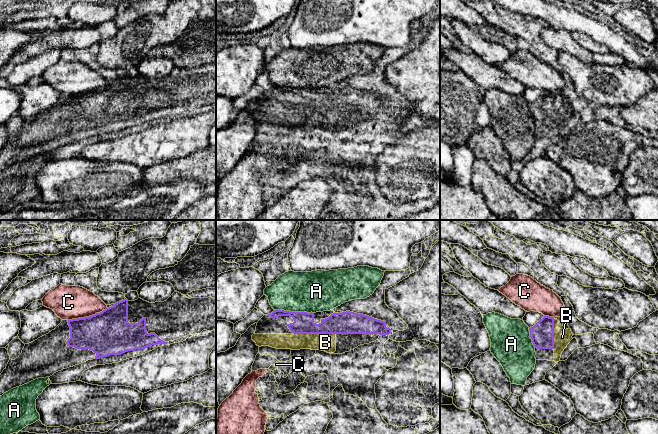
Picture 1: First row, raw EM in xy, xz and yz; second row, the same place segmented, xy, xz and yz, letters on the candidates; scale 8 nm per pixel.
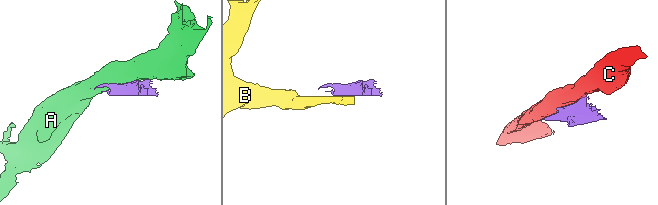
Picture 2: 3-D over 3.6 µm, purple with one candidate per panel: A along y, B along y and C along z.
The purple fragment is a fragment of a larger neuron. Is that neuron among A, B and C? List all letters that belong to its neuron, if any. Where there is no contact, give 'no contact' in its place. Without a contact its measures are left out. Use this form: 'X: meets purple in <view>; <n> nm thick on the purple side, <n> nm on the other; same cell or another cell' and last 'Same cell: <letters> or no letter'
A: meets purple in xz; 160 nm thick on the purple side, 340 nm on the other; another cell
B: meets purple in xz; 180 nm thick on the purple side, 140 nm on the other; same cell
C: meets purple in xy; 360 nm thick on the purple side, 280 nm on the other; another cell
Same cell: B

